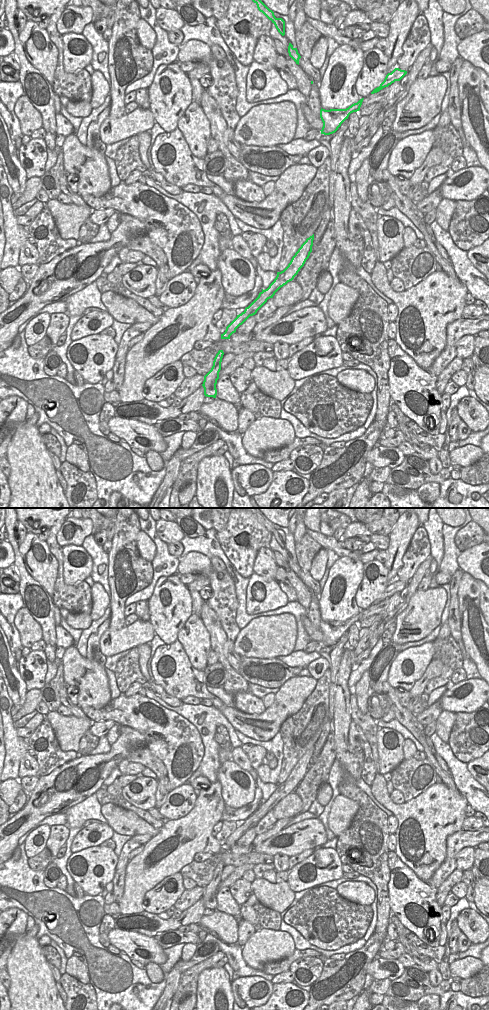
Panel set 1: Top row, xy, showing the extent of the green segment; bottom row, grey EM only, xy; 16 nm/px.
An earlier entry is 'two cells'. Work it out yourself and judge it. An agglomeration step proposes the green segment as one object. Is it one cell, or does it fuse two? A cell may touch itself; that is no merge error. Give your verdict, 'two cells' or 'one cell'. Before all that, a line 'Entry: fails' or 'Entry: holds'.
Entry: fails
one cell

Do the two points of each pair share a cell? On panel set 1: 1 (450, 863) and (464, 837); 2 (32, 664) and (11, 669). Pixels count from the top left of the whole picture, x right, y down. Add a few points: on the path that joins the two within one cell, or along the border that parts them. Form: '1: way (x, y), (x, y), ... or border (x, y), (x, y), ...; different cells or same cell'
1: way (451, 857), (452, 849), (458, 843); same cell
2: border (17, 662), (19, 675), (27, 689); different cells

